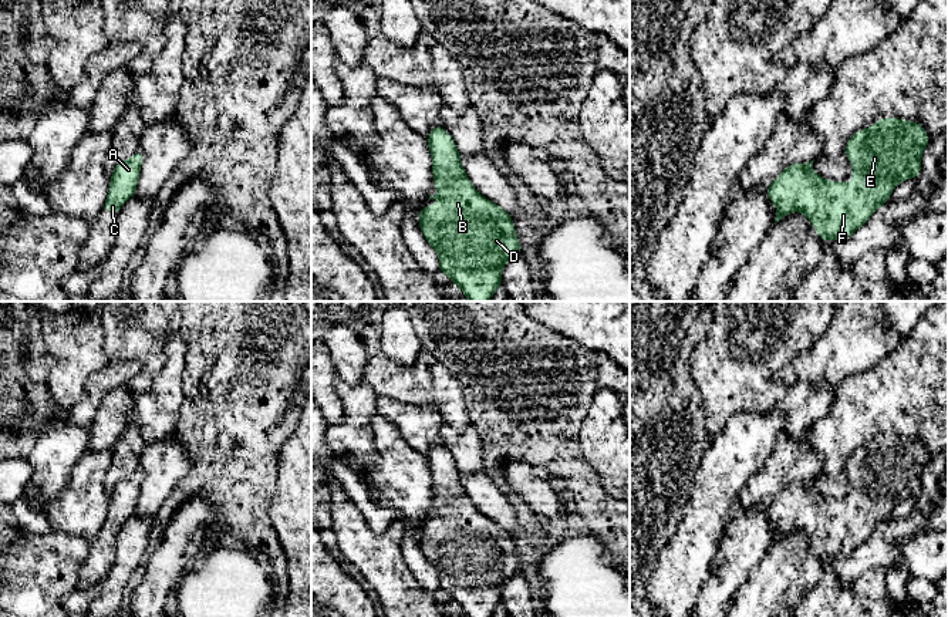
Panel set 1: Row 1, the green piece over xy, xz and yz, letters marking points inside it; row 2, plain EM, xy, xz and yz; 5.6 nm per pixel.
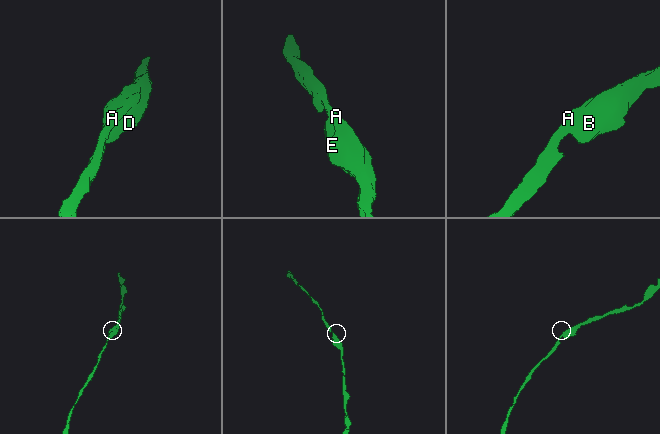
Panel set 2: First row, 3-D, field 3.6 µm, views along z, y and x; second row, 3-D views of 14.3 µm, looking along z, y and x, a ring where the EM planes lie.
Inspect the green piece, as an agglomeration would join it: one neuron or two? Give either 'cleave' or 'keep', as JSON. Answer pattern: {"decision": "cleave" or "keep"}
{"decision": "keep"}

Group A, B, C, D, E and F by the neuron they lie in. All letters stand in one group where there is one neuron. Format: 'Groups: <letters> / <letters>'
Groups: A B C D E F

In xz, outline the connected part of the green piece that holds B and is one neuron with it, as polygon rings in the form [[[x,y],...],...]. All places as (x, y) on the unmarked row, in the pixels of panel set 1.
[[[441,444],[432,445],[428,463],[433,479],[435,506],[439,510],[435,515],[429,513],[429,517],[436,517],[441,523],[421,526],[421,550],[439,574],[439,589],[451,596],[468,617],[490,617],[502,604],[500,590],[505,581],[512,576],[520,574],[520,562],[515,552],[515,542],[507,530],[476,510],[463,489],[460,472],[452,455]]]

